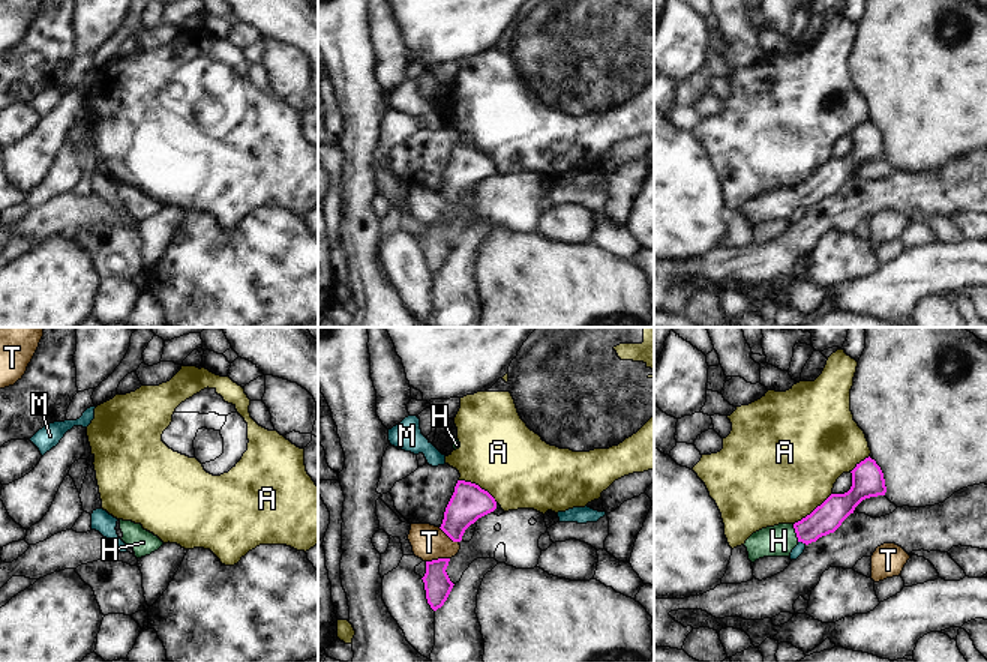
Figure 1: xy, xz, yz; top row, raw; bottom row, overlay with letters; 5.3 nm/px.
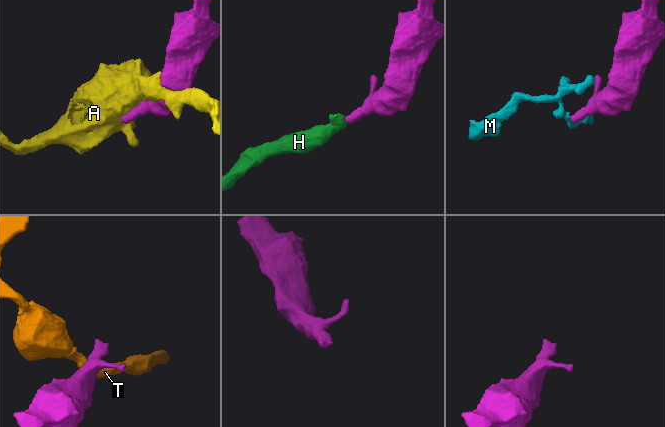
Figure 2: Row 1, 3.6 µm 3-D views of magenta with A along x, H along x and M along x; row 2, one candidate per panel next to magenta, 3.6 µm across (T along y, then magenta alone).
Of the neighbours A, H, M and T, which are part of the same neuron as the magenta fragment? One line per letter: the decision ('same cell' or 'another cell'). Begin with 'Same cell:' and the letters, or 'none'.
Same cell: H
A: another cell
H: same cell
M: another cell
T: another cell

